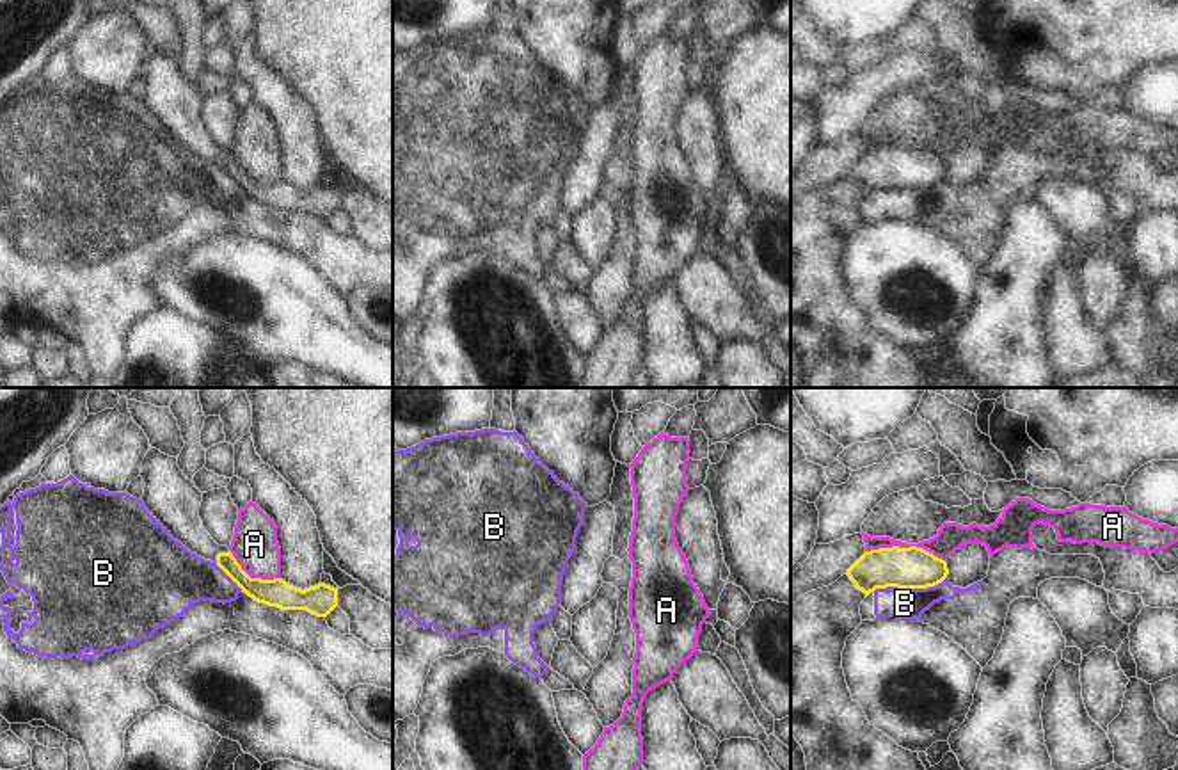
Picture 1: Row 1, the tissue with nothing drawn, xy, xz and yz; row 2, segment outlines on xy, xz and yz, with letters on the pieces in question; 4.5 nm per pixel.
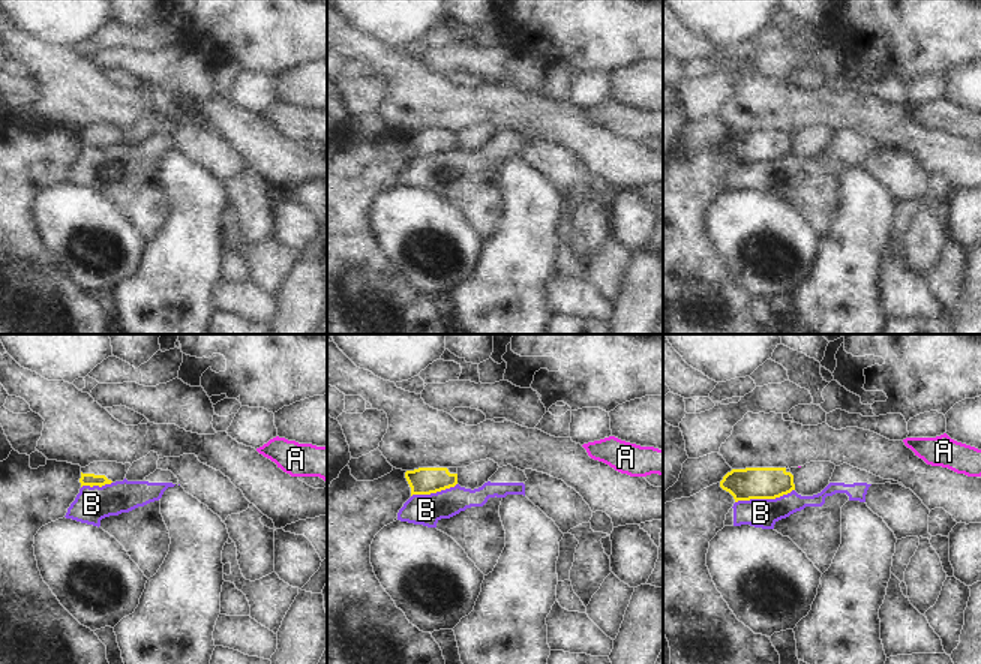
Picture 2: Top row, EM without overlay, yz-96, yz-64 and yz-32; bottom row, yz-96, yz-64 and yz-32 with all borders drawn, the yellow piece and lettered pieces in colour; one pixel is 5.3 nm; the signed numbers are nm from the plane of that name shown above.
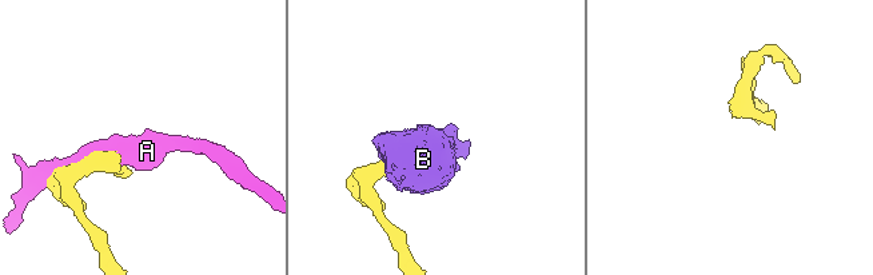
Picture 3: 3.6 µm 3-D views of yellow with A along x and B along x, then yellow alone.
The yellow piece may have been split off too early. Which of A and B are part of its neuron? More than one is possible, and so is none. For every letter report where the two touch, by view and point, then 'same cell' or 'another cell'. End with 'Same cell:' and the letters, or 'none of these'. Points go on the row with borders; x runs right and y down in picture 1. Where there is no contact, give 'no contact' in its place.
A: meets yellow in yz at (907, 548); another cell
B: meets yellow in yz at (908, 587); another cell
Same cell: none of these

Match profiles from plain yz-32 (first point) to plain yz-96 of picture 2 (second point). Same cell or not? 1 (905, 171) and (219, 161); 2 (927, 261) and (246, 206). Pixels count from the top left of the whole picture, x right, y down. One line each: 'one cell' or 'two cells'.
1: one cell
2: one cell

